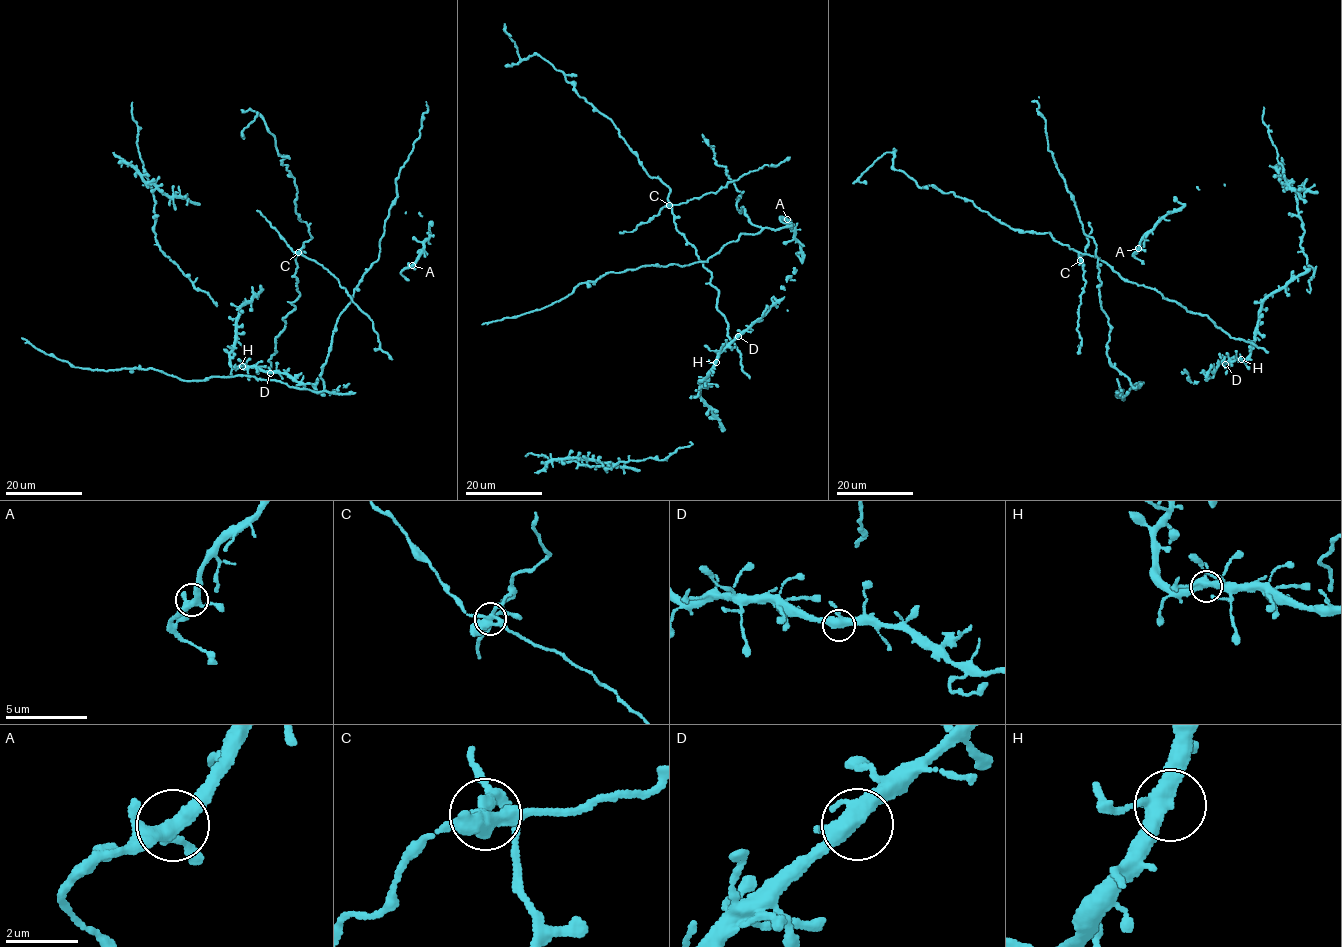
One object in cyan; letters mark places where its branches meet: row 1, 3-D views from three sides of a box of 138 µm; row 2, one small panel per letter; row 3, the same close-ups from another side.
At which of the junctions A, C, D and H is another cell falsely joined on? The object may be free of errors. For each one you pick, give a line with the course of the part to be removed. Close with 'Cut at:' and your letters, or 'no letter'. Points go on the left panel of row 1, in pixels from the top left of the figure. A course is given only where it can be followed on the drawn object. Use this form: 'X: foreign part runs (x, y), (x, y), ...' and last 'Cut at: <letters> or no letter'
C: foreign part runs (298, 252), (321, 265), (338, 280), (352, 301), (372, 321), (379, 348), (392, 359)
Cut at: C

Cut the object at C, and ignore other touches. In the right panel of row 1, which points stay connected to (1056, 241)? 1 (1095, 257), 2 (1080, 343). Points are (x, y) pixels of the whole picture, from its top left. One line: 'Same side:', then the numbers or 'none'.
Same side: 1

